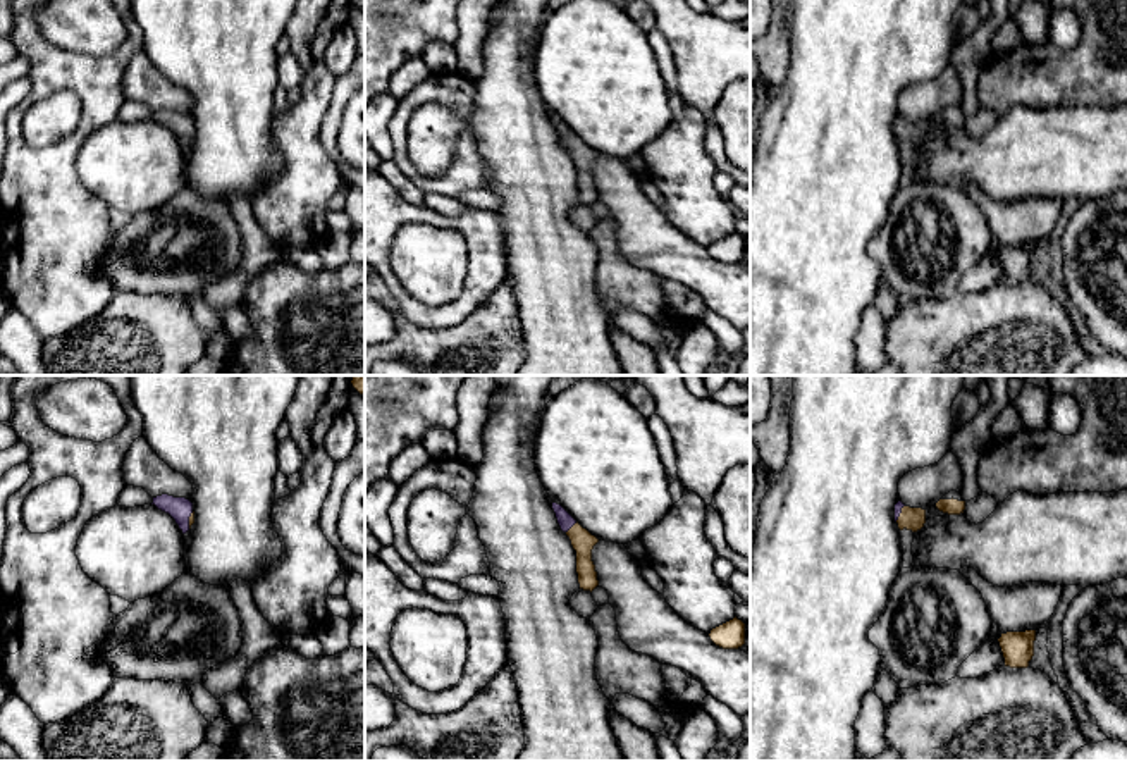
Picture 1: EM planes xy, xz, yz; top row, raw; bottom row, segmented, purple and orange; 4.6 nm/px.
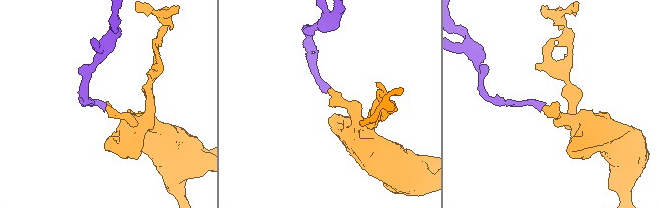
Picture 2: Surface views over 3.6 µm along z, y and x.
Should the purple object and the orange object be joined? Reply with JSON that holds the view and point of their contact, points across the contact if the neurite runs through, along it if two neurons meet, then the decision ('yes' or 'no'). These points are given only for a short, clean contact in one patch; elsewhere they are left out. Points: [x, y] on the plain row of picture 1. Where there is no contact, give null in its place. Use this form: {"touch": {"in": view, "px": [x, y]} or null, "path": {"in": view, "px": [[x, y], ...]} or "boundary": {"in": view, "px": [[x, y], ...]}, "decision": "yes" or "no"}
{"touch": {"in": "xz", "px": [572, 140]}, "path": {"in": "xz", "px": [[565, 135], [572, 140], [582, 155]]}, "decision": "yes"}

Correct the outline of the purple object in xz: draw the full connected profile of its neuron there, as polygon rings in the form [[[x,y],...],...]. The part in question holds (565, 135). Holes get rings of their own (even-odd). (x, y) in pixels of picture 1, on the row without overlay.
[[[552,117],[561,145],[570,152],[576,165],[578,198],[583,205],[594,205],[599,200],[592,164],[599,157],[587,143],[583,143],[561,119]]]

